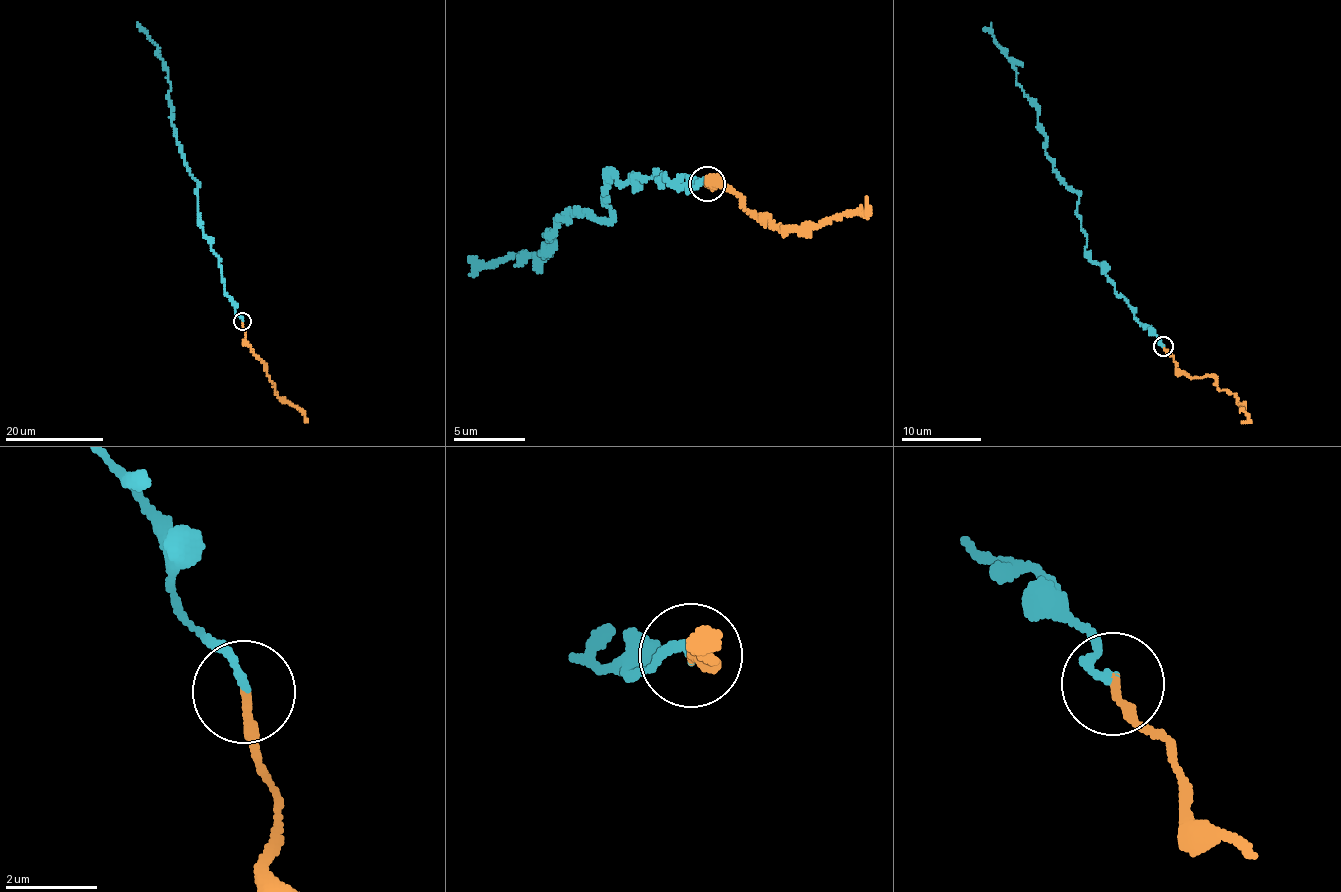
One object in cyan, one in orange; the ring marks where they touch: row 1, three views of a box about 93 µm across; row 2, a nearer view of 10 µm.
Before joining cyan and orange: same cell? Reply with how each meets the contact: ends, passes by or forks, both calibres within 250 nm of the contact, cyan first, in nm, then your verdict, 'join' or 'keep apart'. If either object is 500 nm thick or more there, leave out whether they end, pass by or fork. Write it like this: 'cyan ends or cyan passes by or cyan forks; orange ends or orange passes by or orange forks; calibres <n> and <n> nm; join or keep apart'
cyan ends; orange ends; calibres 170 and 200 nm; join

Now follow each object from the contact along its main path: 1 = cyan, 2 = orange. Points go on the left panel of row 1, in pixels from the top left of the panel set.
1: (242, 321), (225, 291), (219, 258), (201, 228), (198, 182), (176, 139), (167, 67), (138, 22)
2: (242, 321), (246, 332), (245, 342), (266, 367), (275, 392), (301, 410), (305, 420)

